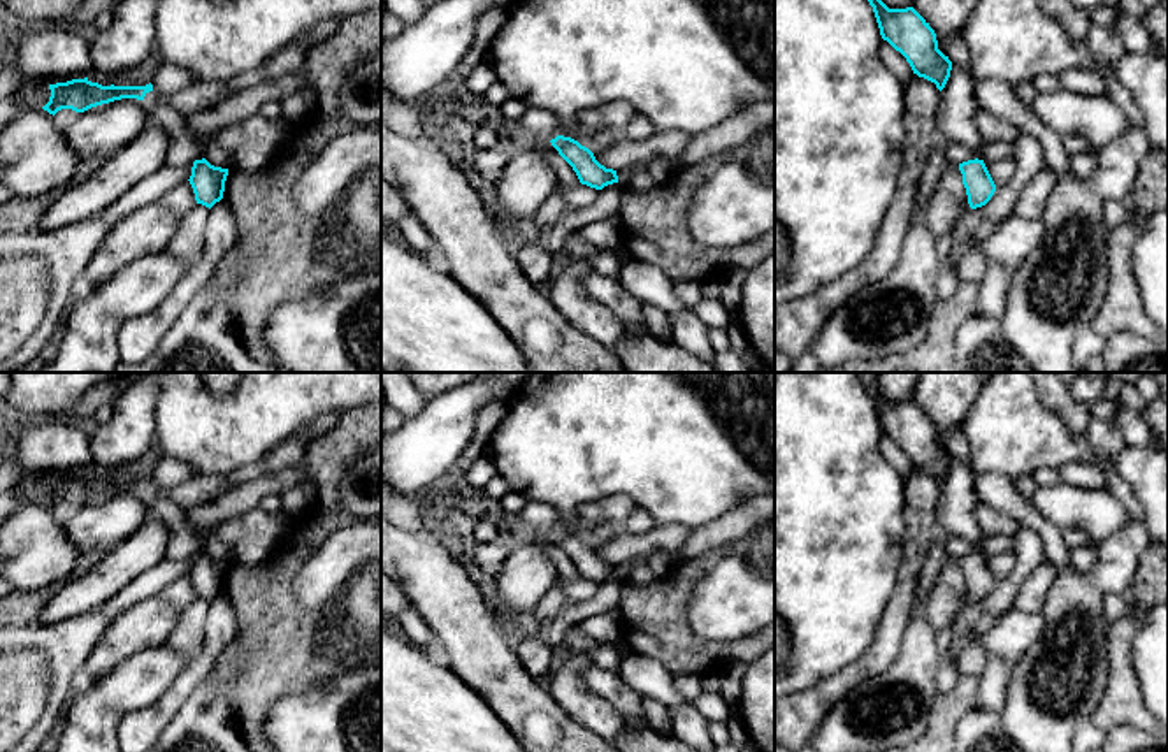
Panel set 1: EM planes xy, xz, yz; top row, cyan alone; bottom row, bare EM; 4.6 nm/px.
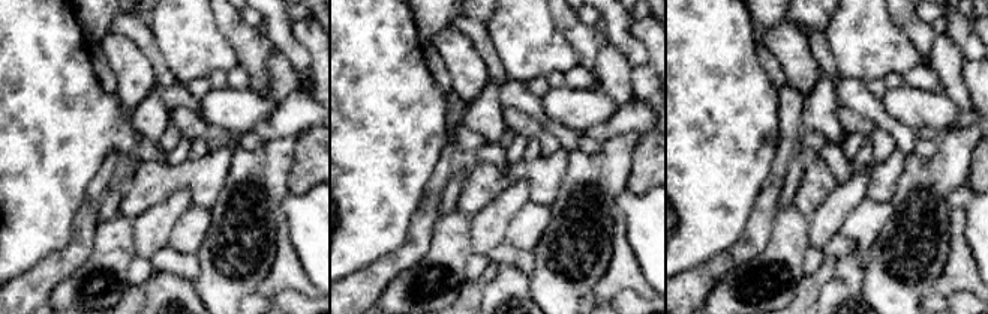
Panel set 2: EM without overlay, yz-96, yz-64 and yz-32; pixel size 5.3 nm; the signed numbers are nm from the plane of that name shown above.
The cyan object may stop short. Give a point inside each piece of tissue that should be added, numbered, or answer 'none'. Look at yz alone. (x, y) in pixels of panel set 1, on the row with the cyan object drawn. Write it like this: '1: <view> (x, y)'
none

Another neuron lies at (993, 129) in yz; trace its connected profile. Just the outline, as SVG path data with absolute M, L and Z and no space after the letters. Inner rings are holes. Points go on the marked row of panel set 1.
M978 107L975 123L984 144L991 142L1017 142L1020 132L1003 118Z

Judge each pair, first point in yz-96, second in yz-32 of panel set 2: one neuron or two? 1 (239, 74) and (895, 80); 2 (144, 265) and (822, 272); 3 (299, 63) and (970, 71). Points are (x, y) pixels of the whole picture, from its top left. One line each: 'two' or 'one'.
1: two
2: two
3: two

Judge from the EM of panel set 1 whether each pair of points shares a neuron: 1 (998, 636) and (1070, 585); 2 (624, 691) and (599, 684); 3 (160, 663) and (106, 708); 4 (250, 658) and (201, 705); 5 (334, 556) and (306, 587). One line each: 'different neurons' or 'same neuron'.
1: different neurons
2: same neuron
3: same neuron
4: different neurons
5: same neuron

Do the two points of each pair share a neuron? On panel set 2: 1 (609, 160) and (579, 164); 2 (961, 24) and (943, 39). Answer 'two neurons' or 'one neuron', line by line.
1: one neuron
2: two neurons

